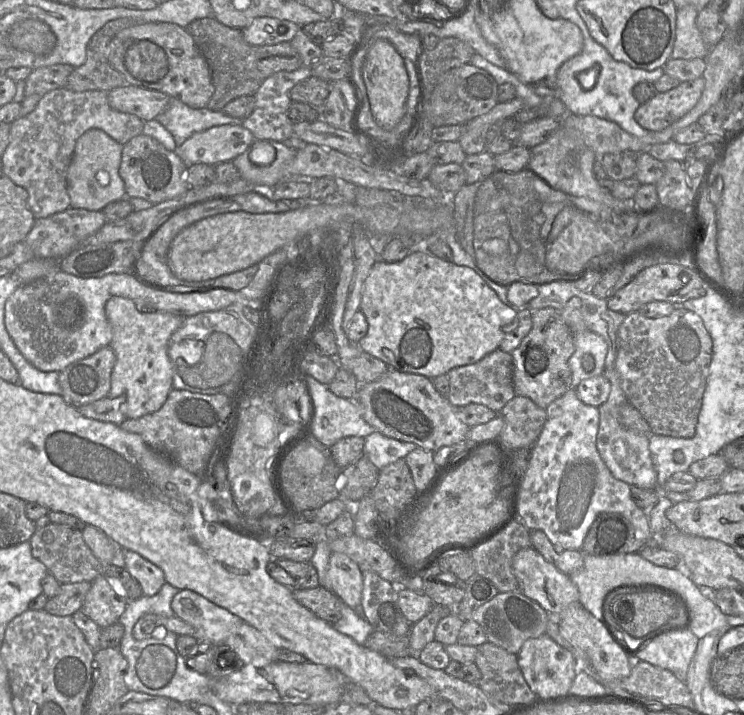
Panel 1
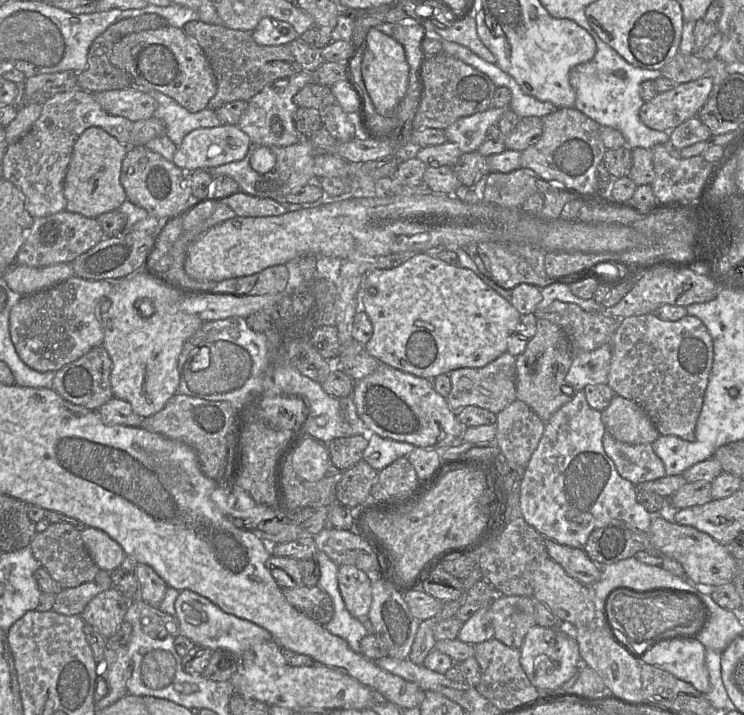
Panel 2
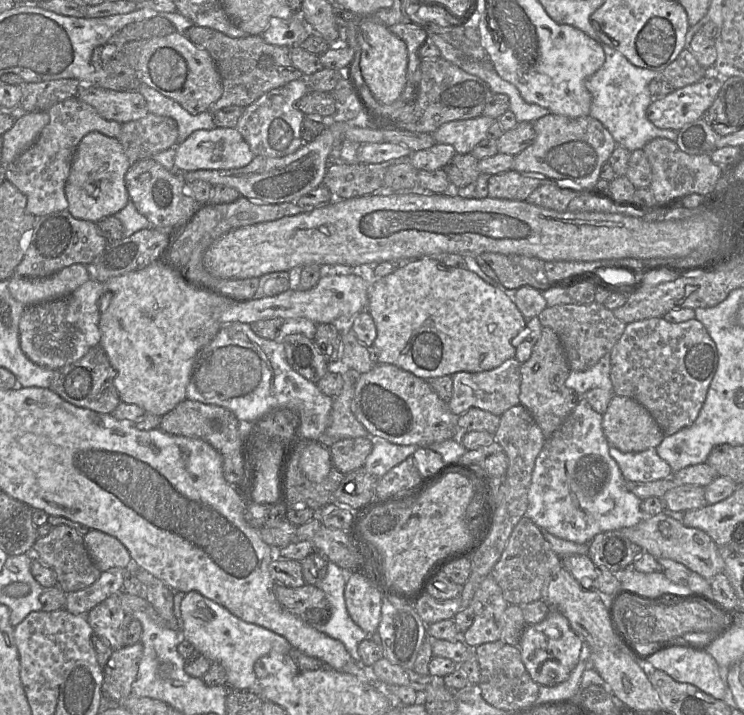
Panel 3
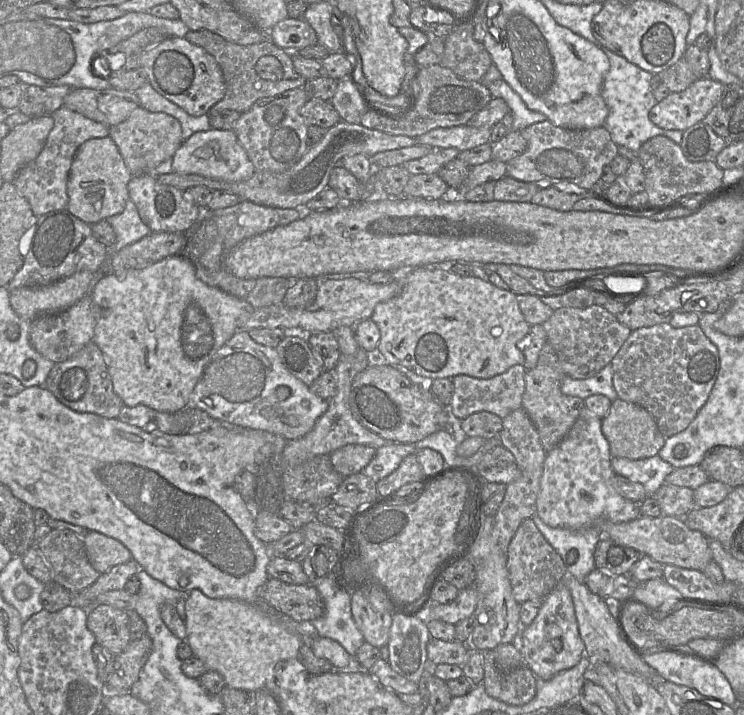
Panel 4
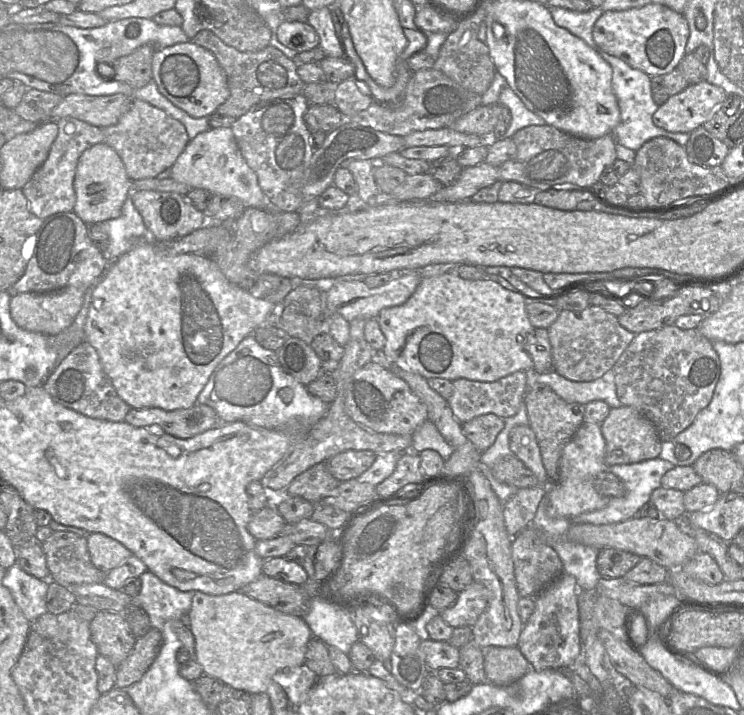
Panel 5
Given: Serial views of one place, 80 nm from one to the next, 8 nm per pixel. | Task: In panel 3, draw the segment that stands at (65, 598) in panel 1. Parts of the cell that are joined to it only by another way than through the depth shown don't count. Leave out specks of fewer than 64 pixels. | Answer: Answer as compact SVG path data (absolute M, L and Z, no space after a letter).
M111 568L101 572L90 586L66 594L64 608L74 615L86 615L93 607L123 588L124 568Z

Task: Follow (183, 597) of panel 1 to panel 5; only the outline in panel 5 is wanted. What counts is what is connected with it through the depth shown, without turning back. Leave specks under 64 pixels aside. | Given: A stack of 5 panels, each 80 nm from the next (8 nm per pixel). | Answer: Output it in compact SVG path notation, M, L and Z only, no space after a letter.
M196 591L189 619L189 628L195 638L194 658L202 666L204 674L250 694L266 693L272 676L279 670L303 665L307 645L313 638L303 618L280 612L240 591L224 595Z

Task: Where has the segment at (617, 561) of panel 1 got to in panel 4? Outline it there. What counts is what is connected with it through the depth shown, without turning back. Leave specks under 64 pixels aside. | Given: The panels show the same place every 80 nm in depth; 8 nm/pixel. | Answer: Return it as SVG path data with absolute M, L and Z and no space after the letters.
M661 577L638 582L633 598L655 611L669 611L683 596Z

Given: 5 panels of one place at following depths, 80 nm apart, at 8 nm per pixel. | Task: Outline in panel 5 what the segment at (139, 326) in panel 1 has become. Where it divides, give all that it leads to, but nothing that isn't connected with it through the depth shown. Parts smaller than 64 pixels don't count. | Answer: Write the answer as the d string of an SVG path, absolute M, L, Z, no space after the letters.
M145 240L121 255L107 270L92 292L91 302L84 326L85 341L95 348L102 368L110 379L118 396L133 409L158 408L166 411L185 409L197 403L197 397L209 380L218 364L231 353L239 343L268 321L268 316L278 306L269 301L255 298L247 290L231 283L218 265L209 256L193 253L168 253L164 247L154 241Z

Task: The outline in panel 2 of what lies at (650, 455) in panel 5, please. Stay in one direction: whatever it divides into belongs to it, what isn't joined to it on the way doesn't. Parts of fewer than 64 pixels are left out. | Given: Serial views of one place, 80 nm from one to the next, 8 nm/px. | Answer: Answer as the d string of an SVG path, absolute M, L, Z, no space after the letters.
M614 395L602 412L602 421L607 432L627 444L652 444L660 436L649 415L634 401L619 395Z

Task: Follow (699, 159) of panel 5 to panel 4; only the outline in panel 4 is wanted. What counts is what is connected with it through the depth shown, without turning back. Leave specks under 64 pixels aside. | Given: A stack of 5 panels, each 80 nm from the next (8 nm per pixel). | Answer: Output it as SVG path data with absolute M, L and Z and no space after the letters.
M699 122L682 133L680 147L691 162L714 161L727 143L704 122Z

